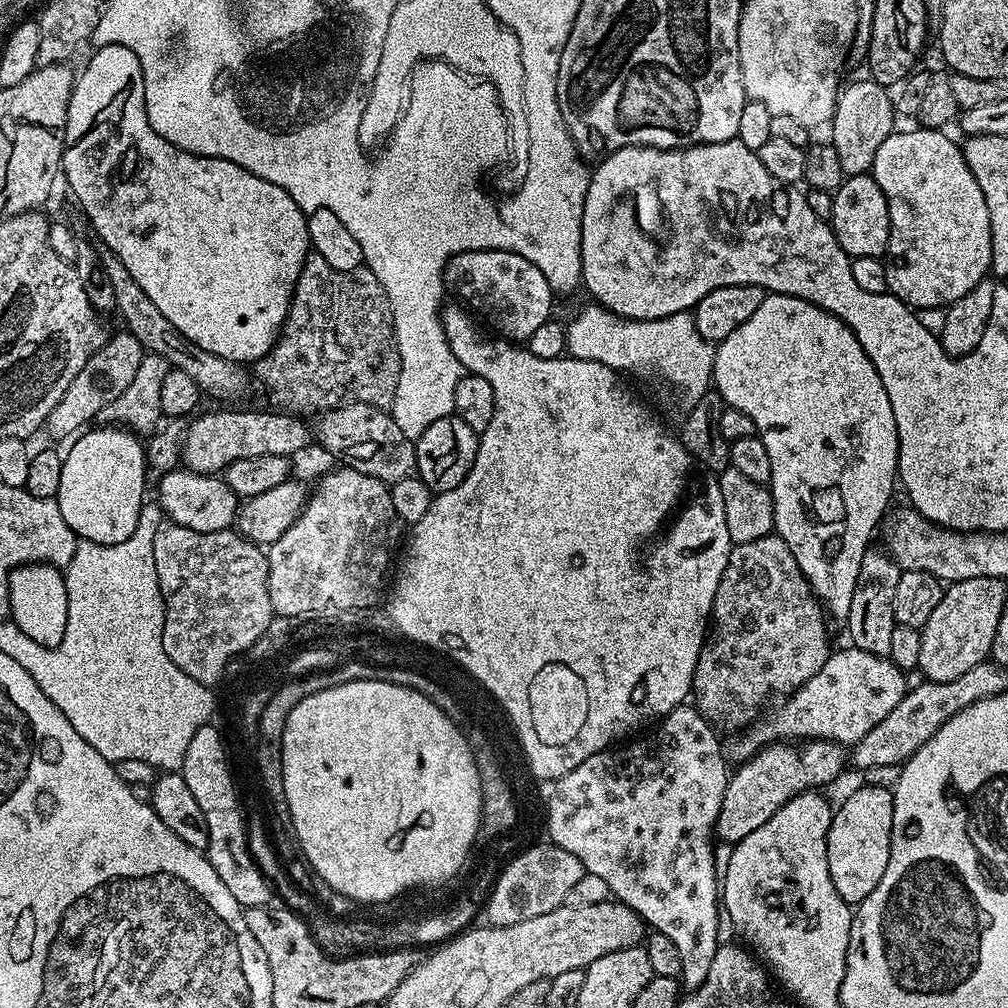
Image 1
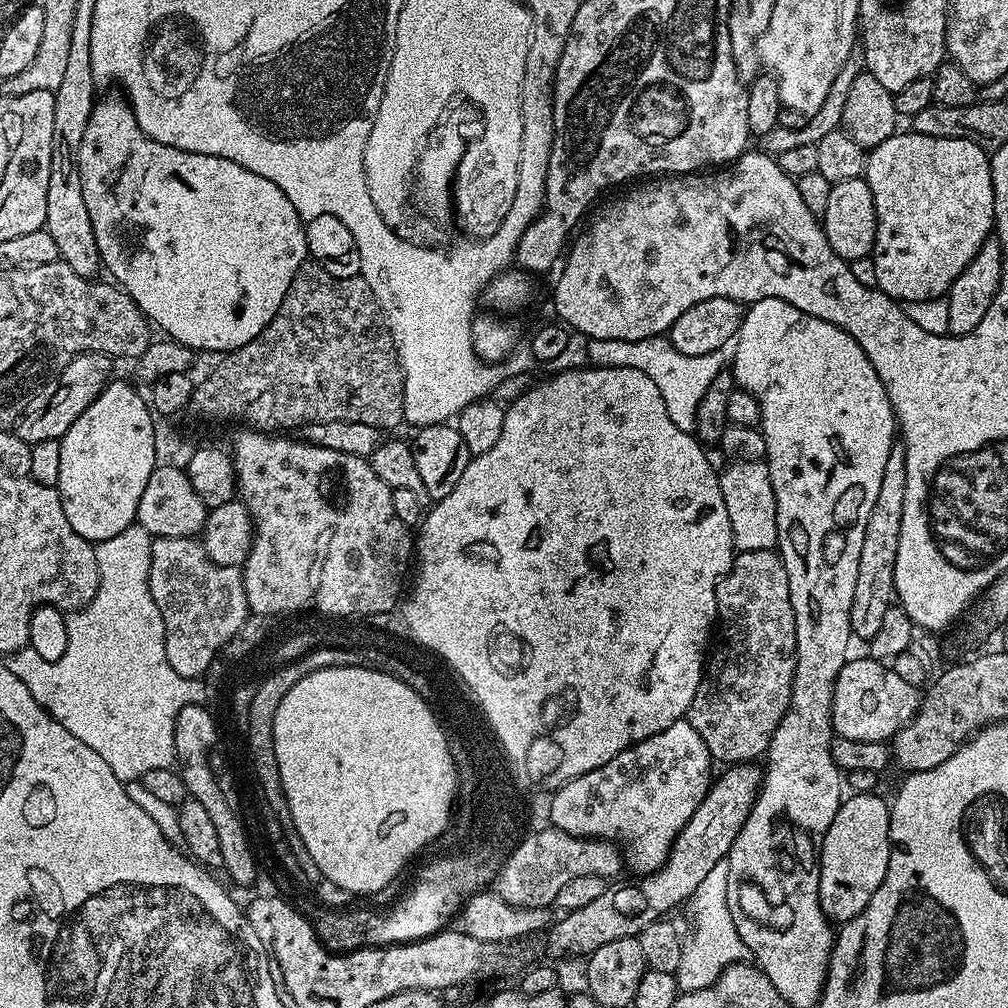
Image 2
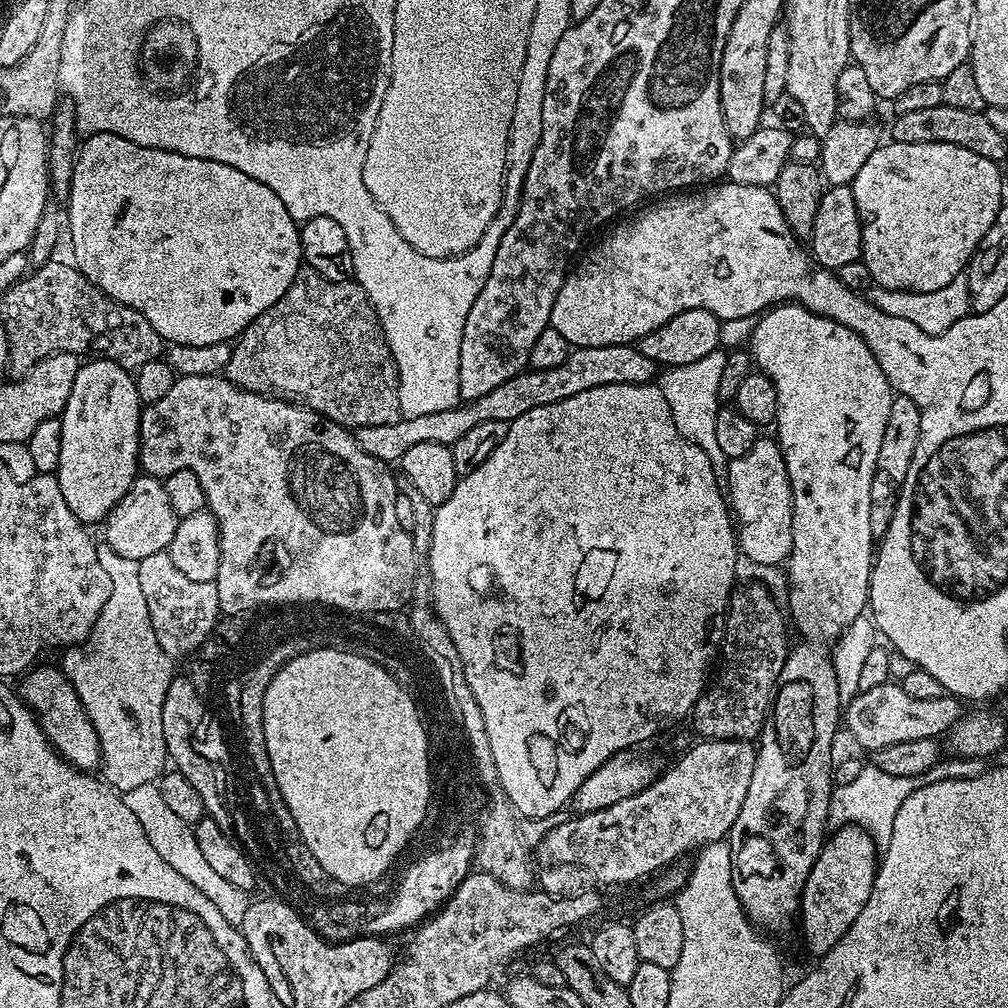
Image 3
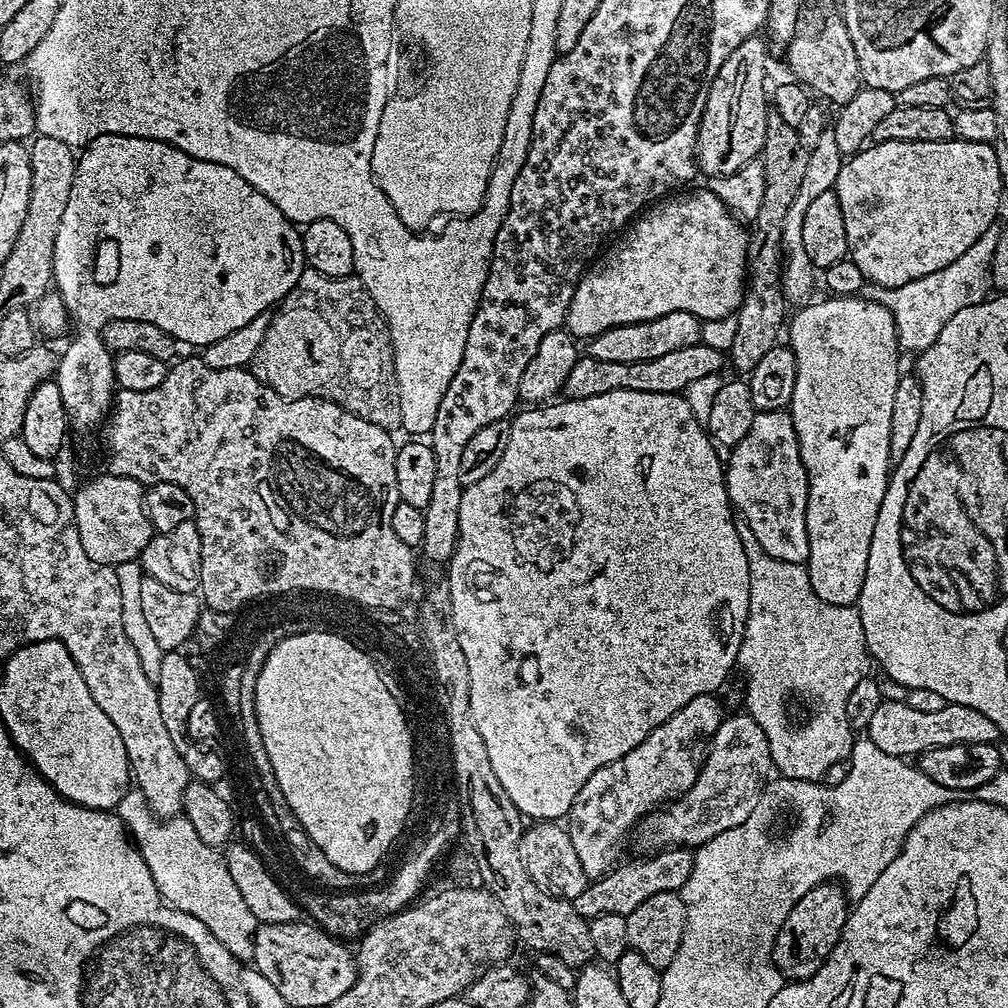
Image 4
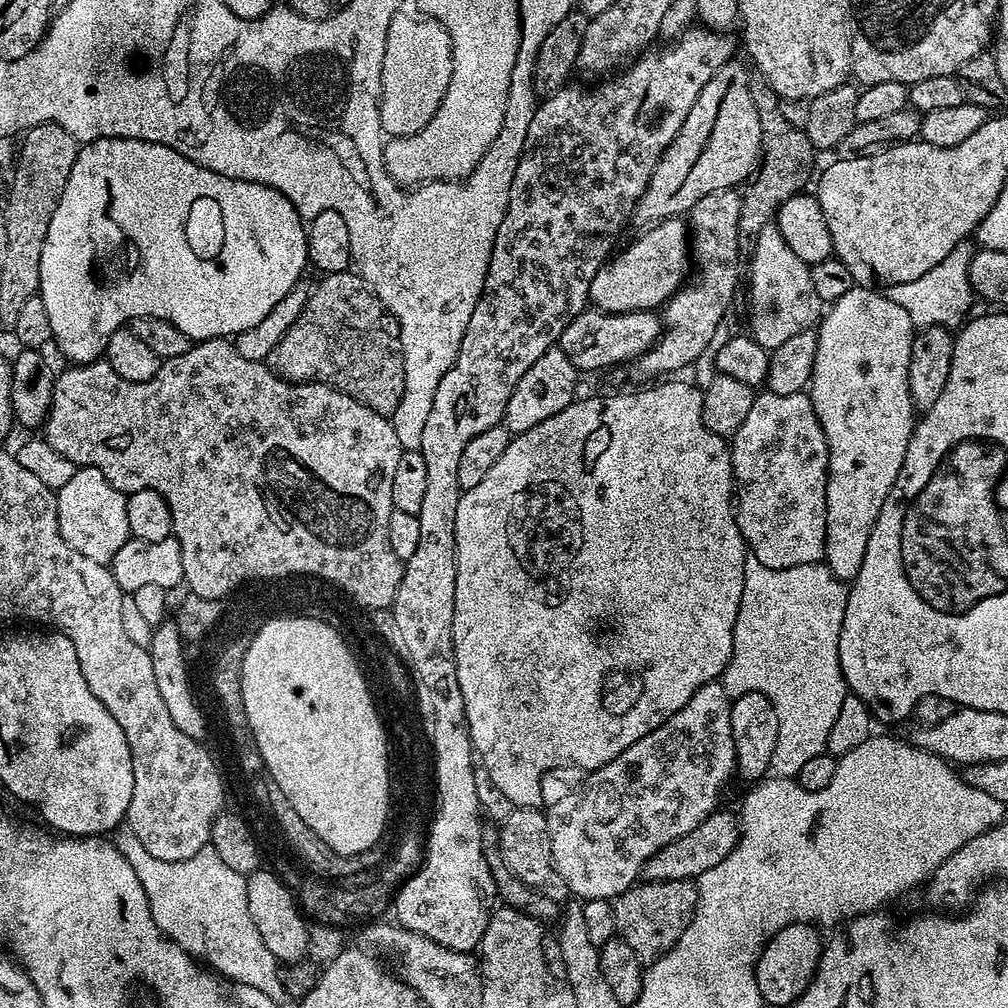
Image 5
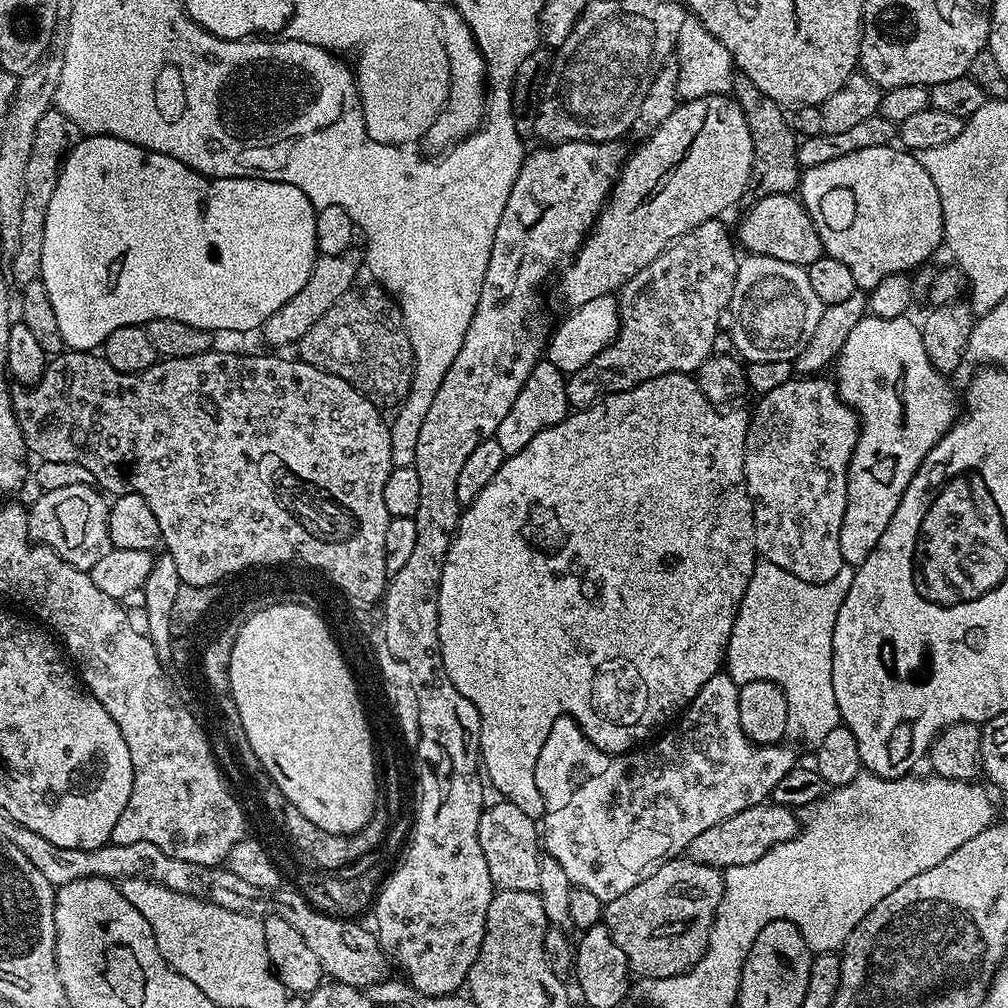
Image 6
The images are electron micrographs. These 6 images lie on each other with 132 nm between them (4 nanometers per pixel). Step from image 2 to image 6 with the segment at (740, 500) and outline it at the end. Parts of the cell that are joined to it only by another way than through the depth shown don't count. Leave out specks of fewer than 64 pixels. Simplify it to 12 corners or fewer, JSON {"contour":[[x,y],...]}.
{"contour":[[824,378],[744,439],[756,550],[806,582],[840,549],[860,417]]}

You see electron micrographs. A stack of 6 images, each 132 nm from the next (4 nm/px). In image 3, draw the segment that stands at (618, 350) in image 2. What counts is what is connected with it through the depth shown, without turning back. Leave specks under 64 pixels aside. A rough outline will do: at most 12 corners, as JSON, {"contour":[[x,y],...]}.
{"contour":[[727,351],[665,367],[658,387],[687,440],[728,483],[714,425]]}

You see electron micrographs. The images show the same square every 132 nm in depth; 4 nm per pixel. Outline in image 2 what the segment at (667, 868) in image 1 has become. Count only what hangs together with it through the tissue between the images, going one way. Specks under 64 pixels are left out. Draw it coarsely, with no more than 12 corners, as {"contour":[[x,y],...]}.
{"contour":[[688,719],[559,785],[555,831],[656,872],[712,787]]}

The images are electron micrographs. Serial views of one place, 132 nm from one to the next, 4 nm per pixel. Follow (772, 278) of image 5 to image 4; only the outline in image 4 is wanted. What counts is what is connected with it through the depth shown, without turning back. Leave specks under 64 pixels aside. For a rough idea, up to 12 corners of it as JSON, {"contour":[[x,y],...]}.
{"contour":[[829,128],[809,151],[781,234],[782,289],[811,297],[816,269],[802,239],[807,207],[835,189],[844,157]]}

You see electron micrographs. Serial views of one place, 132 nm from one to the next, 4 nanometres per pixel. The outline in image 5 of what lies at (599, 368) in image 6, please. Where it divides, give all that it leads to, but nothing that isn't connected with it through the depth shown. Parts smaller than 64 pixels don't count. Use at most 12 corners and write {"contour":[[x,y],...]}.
{"contour":[[740,192],[690,213],[694,268],[630,369],[666,378],[708,347],[740,280]]}

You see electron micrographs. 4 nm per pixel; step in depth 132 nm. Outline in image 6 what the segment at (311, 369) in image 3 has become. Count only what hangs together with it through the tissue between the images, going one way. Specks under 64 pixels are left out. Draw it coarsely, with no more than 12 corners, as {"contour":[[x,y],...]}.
{"contour":[[353,286],[299,359],[381,410],[403,404],[412,347],[400,305]]}

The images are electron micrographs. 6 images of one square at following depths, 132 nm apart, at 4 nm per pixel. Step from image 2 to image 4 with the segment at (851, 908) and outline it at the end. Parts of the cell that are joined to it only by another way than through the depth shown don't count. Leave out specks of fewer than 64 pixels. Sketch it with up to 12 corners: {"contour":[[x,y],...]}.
{"contour":[[836,882],[794,902],[772,947],[785,981],[834,950],[850,901]]}

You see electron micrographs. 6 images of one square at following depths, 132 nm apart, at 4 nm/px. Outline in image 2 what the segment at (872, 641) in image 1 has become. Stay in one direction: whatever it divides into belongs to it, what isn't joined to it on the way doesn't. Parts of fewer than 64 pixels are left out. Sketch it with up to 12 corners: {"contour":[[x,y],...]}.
{"contour":[[896,442],[870,510],[850,606],[872,641],[896,595],[906,454]]}

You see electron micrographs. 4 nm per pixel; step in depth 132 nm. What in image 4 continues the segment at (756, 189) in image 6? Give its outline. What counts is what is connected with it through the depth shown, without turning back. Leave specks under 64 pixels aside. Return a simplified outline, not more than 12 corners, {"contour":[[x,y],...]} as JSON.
{"contour":[[776,112],[758,157],[766,194],[726,348],[752,372],[783,333],[782,226],[809,151]]}

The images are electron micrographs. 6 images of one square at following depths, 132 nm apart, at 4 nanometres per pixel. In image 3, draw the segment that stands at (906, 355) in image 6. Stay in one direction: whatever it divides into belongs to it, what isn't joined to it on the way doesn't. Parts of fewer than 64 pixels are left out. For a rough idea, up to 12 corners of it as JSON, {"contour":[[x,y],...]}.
{"contour":[[795,302],[755,321],[792,487],[776,685],[727,842],[784,932],[826,839],[829,646],[868,608],[893,391]]}

